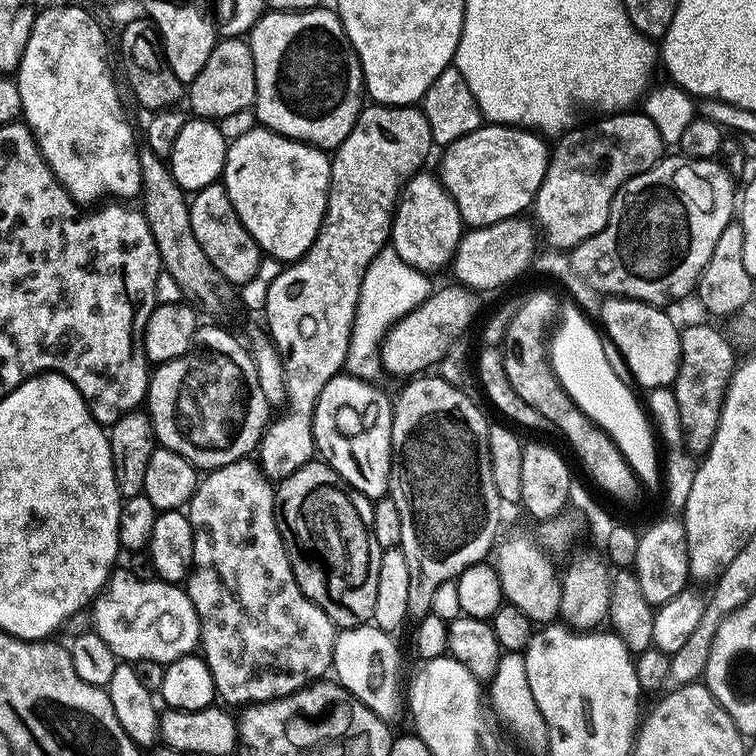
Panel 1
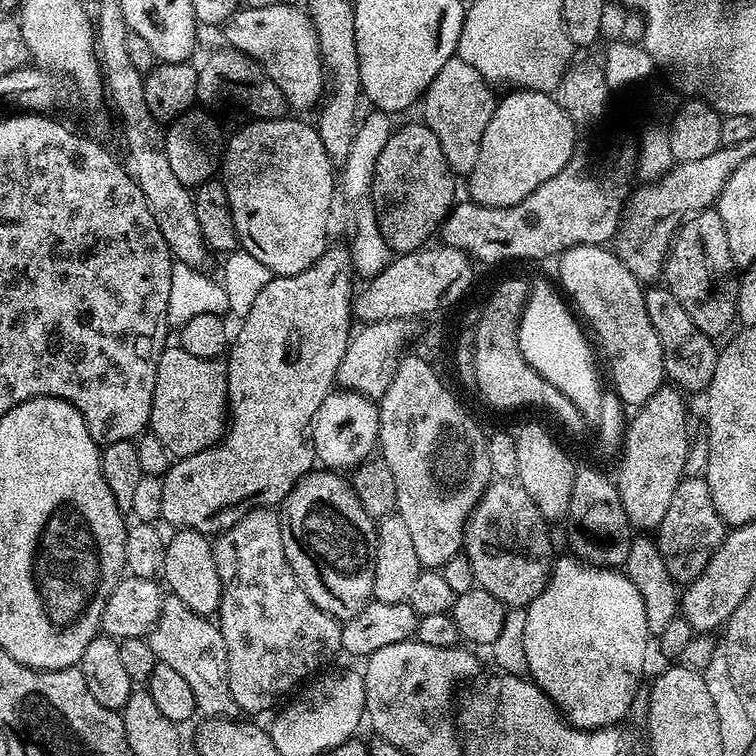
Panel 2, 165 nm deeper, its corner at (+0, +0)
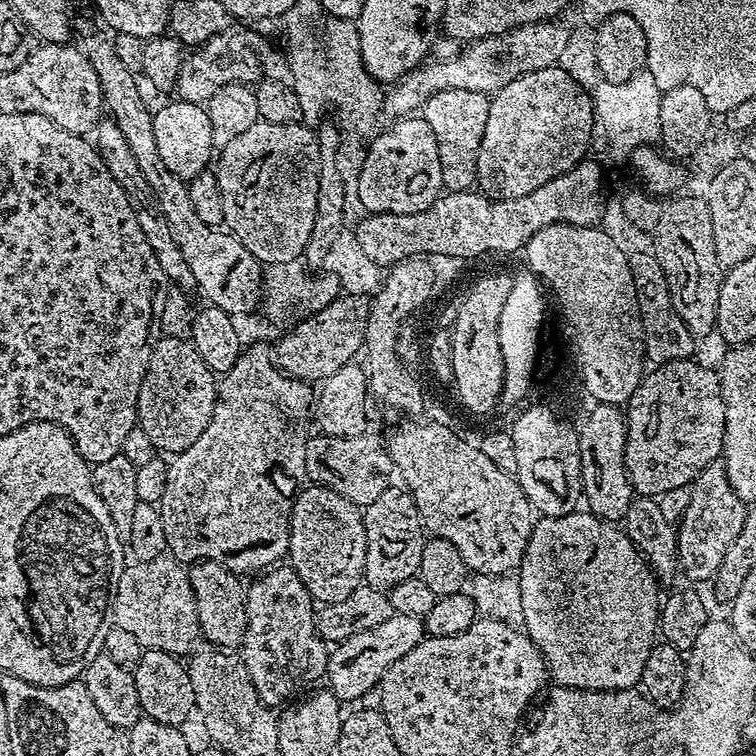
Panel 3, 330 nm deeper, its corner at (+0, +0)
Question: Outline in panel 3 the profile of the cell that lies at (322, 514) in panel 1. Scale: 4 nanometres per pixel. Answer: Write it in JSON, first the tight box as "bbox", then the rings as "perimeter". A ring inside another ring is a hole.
{"bbox":[288,487,366,605],"perimeter":[[[305,487],[292,507],[288,556],[291,568],[298,578],[302,578],[313,601],[326,605],[350,598],[350,594],[365,583],[366,526],[363,511],[330,487]]]}

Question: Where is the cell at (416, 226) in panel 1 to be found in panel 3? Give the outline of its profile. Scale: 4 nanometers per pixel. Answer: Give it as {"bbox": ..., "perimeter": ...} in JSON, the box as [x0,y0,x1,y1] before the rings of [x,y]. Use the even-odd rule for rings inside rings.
{"bbox":[354,115,445,214],"perimeter":[[[419,115],[397,119],[388,129],[384,128],[371,141],[372,149],[360,168],[360,181],[354,188],[360,191],[360,204],[368,214],[418,214],[425,212],[434,201],[440,199],[445,191],[444,167],[438,152],[438,138],[434,138],[434,130]]]}

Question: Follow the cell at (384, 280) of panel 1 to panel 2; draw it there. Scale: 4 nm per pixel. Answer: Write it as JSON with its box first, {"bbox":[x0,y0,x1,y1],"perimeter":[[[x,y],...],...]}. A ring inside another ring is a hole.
{"bbox":[338,110,394,278],"perimeter":[[[379,110],[369,111],[369,116],[359,121],[355,129],[350,154],[344,159],[338,172],[338,192],[344,195],[344,204],[348,207],[348,220],[352,223],[352,266],[364,278],[371,278],[379,274],[394,258],[386,238],[382,238],[380,223],[376,217],[376,207],[372,205],[372,179],[374,166],[378,162],[378,154],[382,154],[382,146],[392,137],[394,131],[393,117],[389,113]]]}

